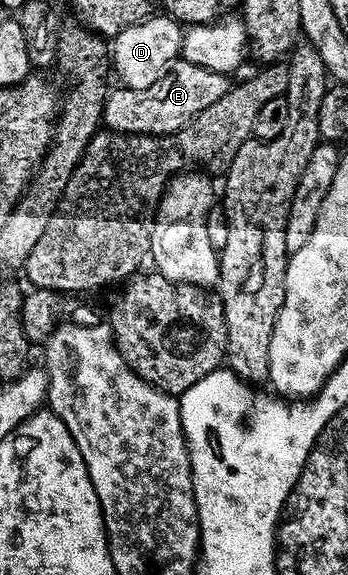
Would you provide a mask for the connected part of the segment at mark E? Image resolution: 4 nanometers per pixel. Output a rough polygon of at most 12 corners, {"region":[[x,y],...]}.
{"region":[[179,60],[149,88],[112,89],[102,125],[172,134],[233,85]]}

